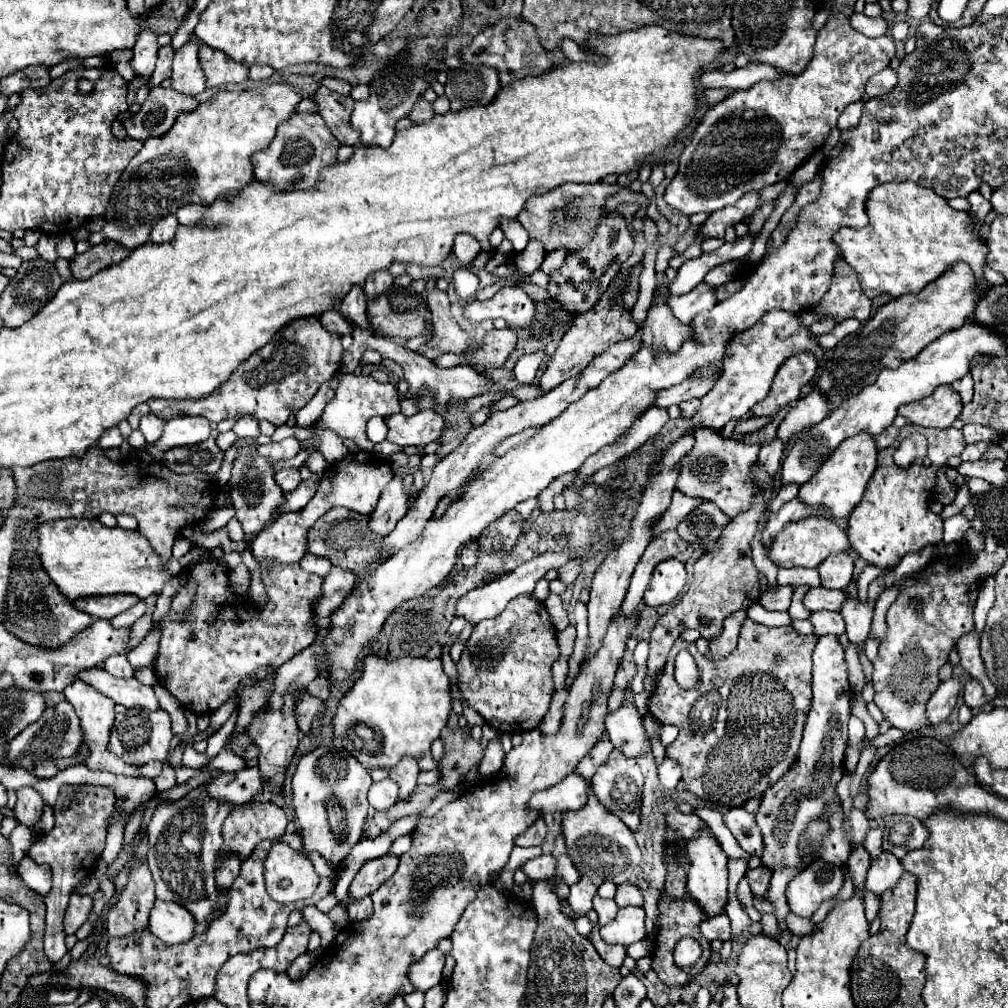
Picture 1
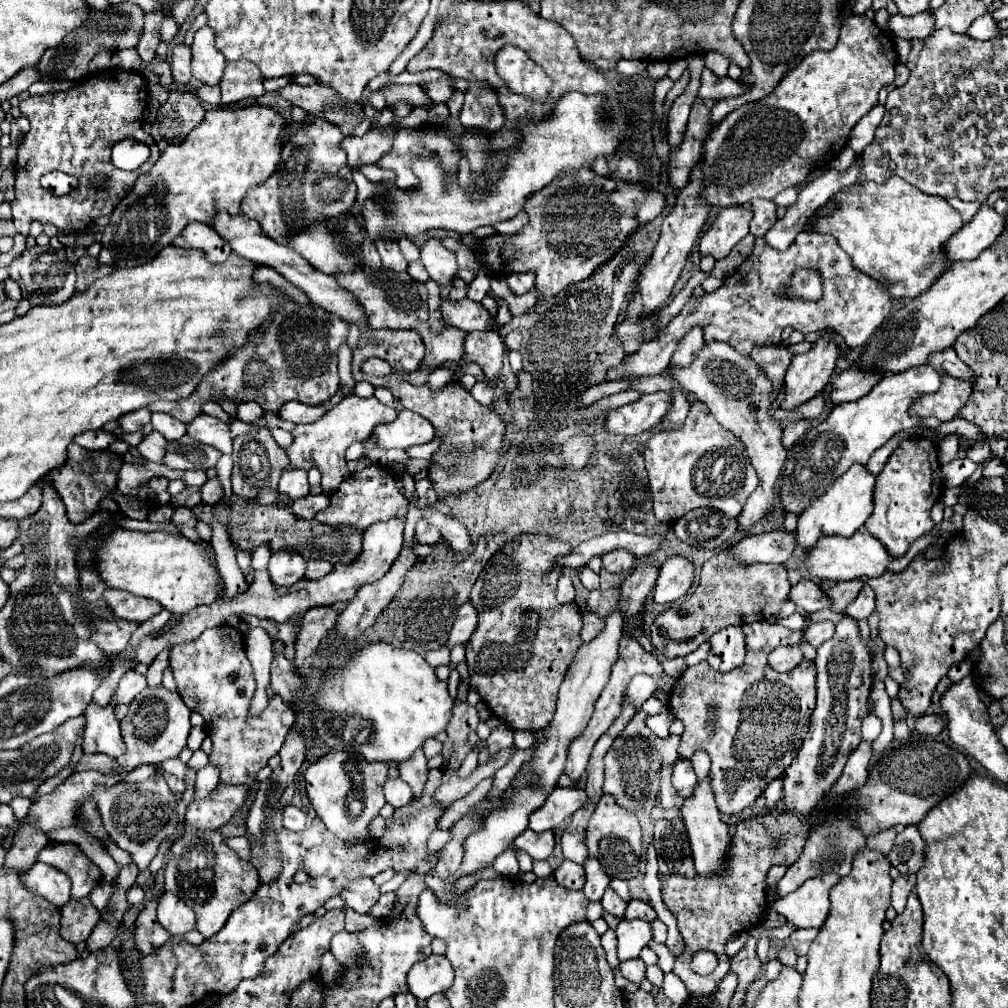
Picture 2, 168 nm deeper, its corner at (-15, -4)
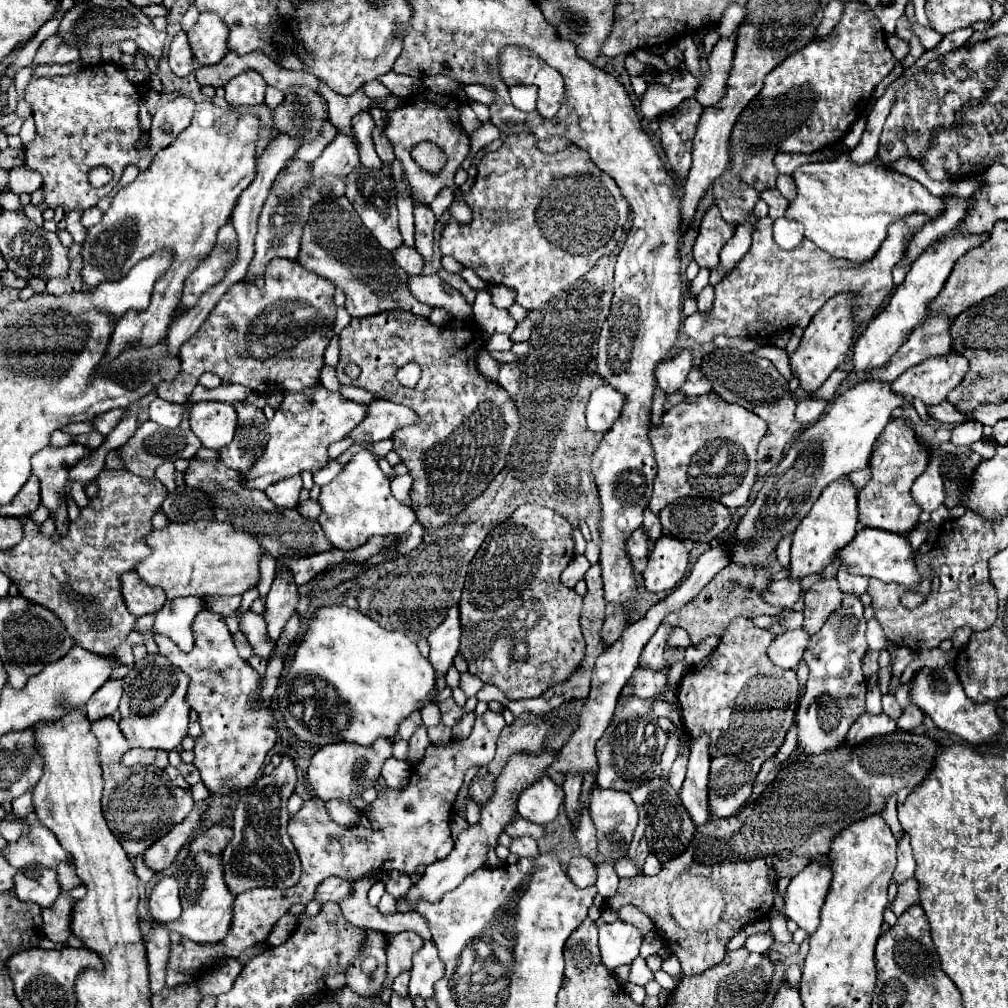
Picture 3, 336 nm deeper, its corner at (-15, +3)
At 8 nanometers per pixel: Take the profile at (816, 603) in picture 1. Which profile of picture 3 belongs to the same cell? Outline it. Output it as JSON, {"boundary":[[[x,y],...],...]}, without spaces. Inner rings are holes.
{"boundary":[[[796,580],[770,582],[768,588],[764,588],[764,592],[760,594],[760,598],[782,610],[792,608],[794,602],[798,602],[798,598],[800,598],[800,584]]]}

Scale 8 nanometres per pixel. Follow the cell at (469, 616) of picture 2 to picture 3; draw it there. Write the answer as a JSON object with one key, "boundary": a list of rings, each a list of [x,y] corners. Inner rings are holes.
{"boundary":[[[450,606],[446,618],[440,626],[432,630],[434,634],[428,636],[430,644],[430,664],[436,670],[436,676],[444,676],[452,666],[454,656],[458,654],[460,644],[460,614],[458,606]]]}

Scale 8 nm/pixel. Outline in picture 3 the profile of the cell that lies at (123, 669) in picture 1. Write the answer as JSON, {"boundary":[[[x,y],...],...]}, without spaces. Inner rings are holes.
{"boundary":[[[108,680],[102,688],[98,688],[92,698],[86,704],[86,714],[90,722],[96,722],[100,718],[110,716],[114,710],[118,710],[118,702],[122,696],[122,680]]]}

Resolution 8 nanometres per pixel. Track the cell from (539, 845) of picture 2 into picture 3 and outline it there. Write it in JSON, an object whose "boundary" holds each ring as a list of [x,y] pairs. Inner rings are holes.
{"boundary":[[[520,816],[512,818],[506,826],[504,826],[504,832],[512,838],[518,838],[518,836],[532,836],[534,840],[538,840],[542,834],[544,834],[544,826],[540,824],[532,824]]]}

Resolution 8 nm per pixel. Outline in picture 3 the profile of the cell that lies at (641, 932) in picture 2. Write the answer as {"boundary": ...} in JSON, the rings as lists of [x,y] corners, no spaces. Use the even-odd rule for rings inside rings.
{"boundary":[[[616,920],[600,928],[598,948],[602,964],[608,970],[614,970],[622,964],[632,964],[632,960],[638,956],[640,944],[642,944],[642,934],[632,924]]]}

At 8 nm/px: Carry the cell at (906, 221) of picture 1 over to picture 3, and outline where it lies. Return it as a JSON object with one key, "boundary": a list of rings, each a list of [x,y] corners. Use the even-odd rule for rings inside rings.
{"boundary":[[[844,152],[834,160],[826,160],[826,162],[814,162],[814,164],[802,164],[800,168],[796,168],[792,172],[794,184],[796,184],[796,198],[788,204],[786,210],[786,218],[802,222],[806,232],[804,238],[812,240],[818,248],[822,248],[824,252],[828,252],[830,256],[836,258],[846,258],[852,262],[864,262],[870,260],[880,244],[886,238],[886,230],[890,224],[894,224],[896,220],[902,220],[904,216],[910,216],[914,212],[924,212],[930,222],[936,220],[942,212],[944,212],[944,204],[938,196],[932,196],[920,182],[898,174],[890,168],[884,168],[878,162],[866,162],[866,164],[854,164],[850,160],[850,154]]]}

